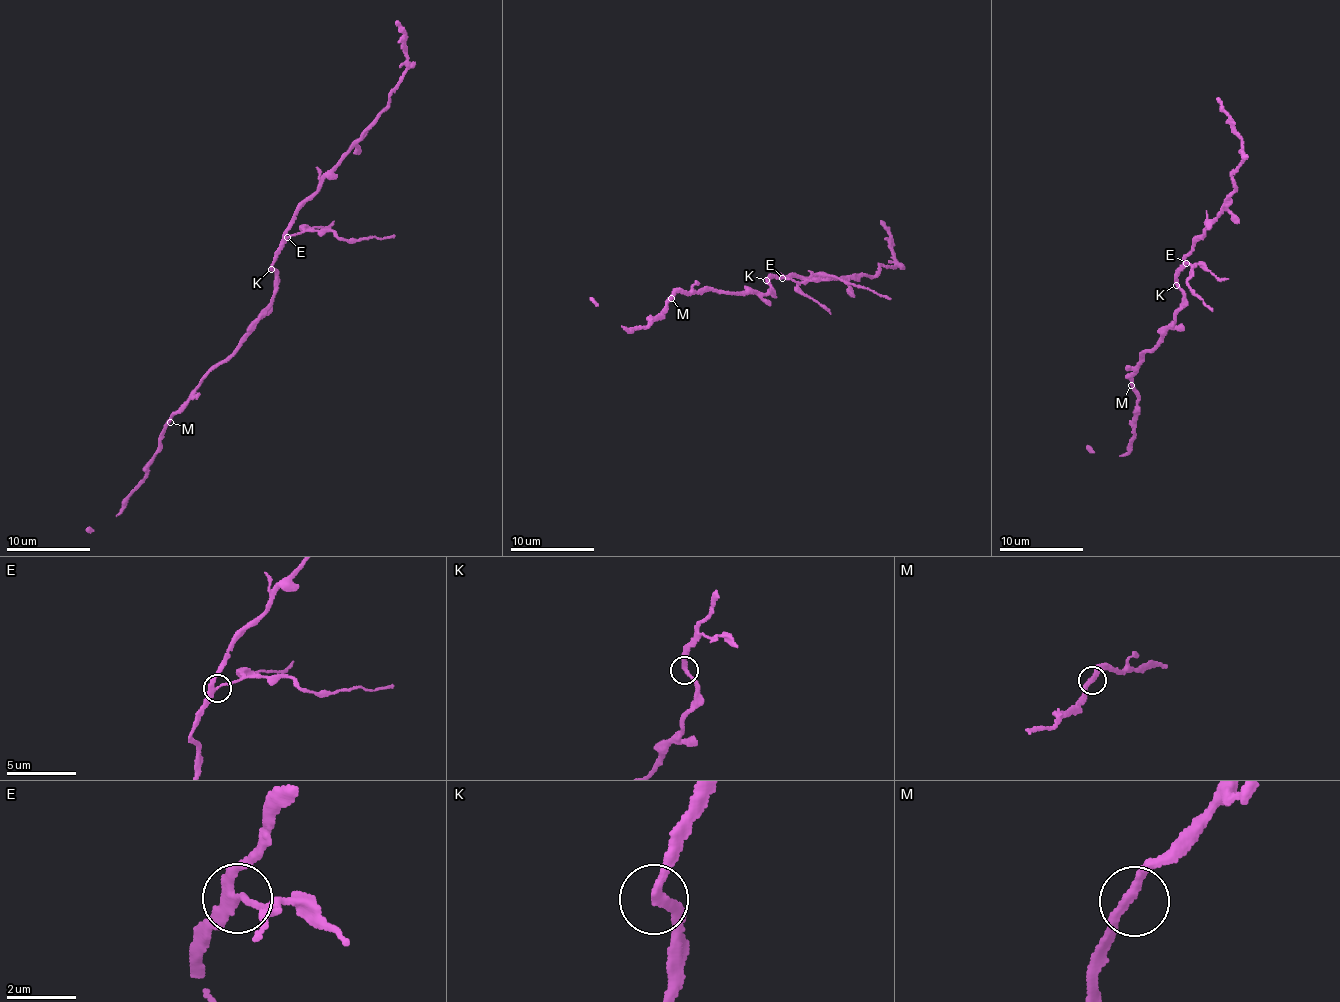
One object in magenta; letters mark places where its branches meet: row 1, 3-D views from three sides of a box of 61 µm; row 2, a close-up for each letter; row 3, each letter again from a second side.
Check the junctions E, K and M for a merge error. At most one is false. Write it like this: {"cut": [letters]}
{"cut": ["E"]}

